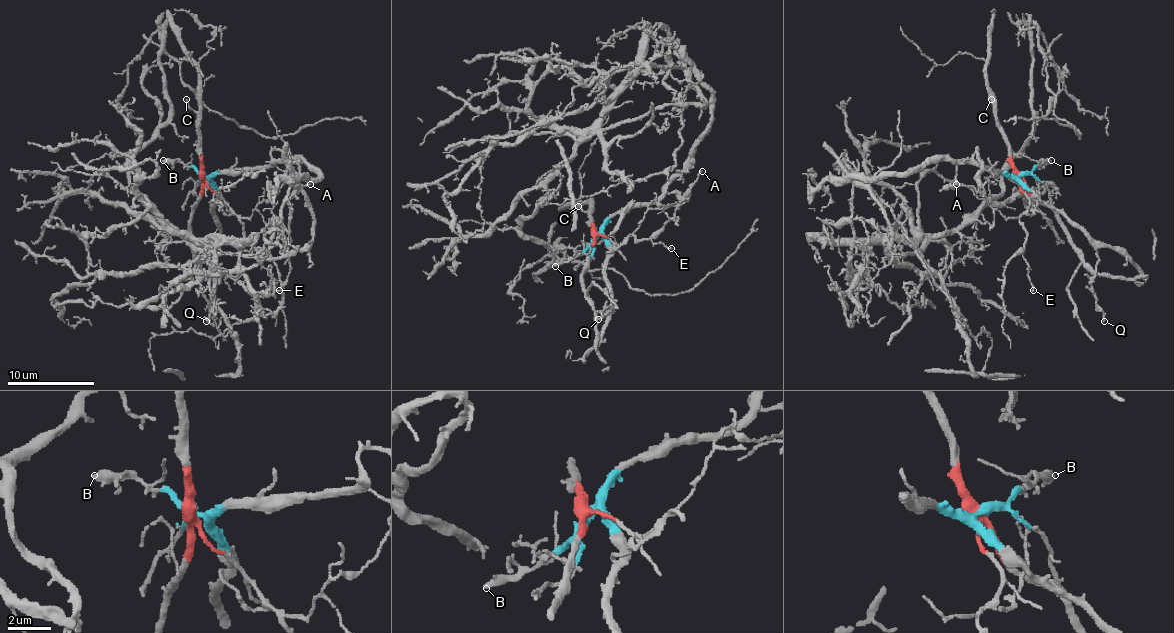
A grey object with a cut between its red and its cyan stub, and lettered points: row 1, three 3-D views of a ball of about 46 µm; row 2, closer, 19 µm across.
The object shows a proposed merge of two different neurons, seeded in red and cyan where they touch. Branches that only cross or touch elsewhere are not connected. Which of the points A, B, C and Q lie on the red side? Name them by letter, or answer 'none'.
C

